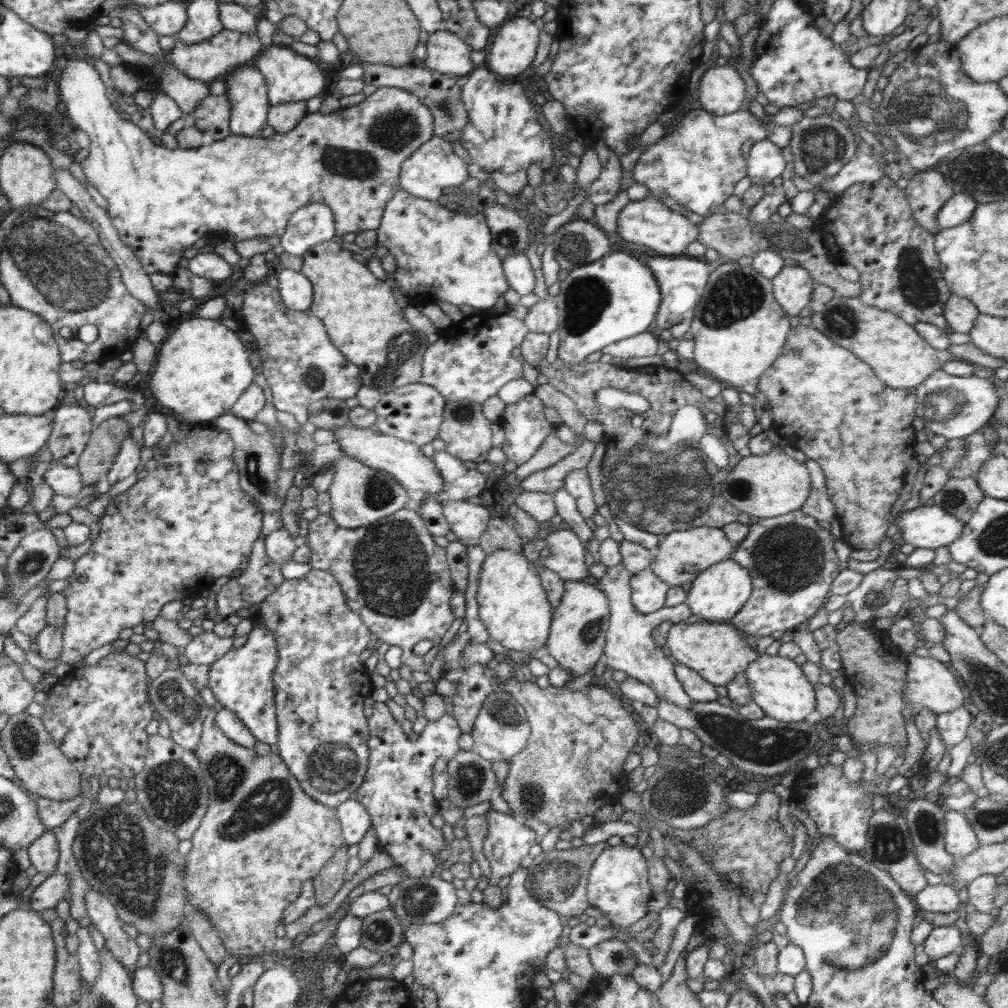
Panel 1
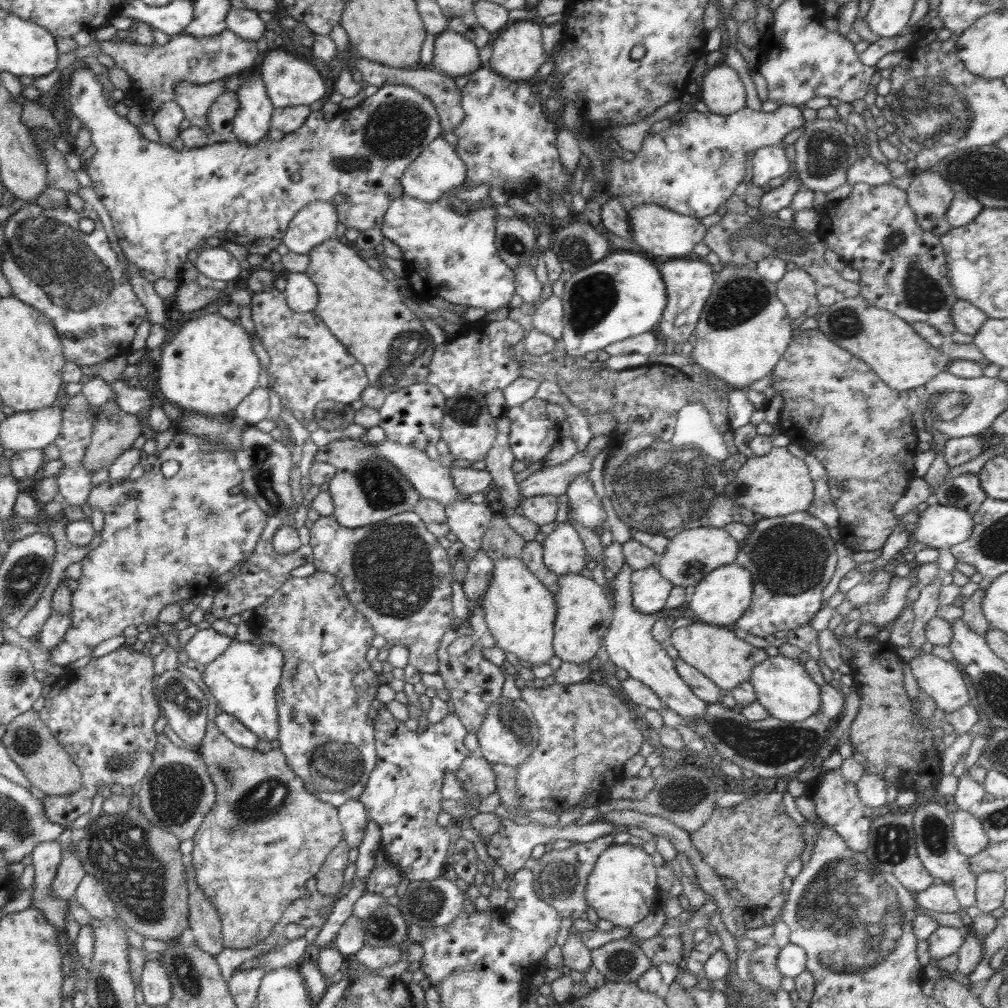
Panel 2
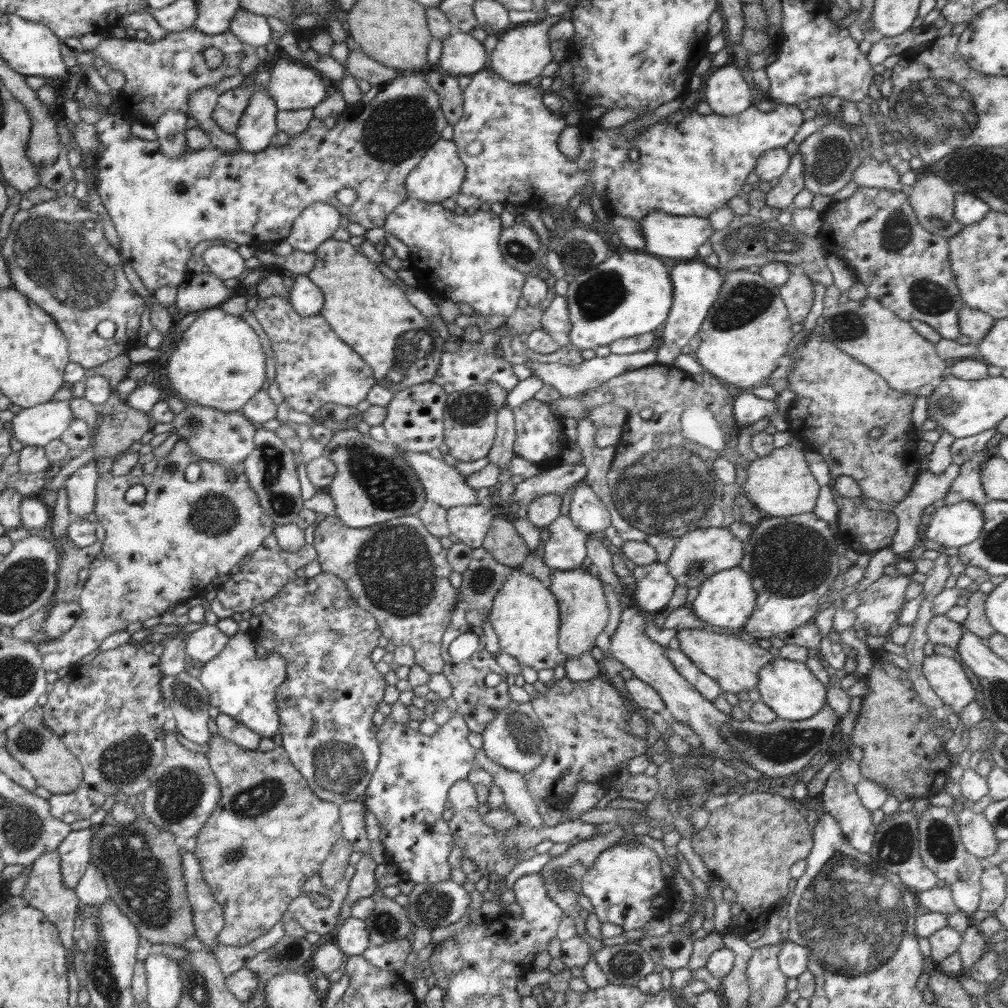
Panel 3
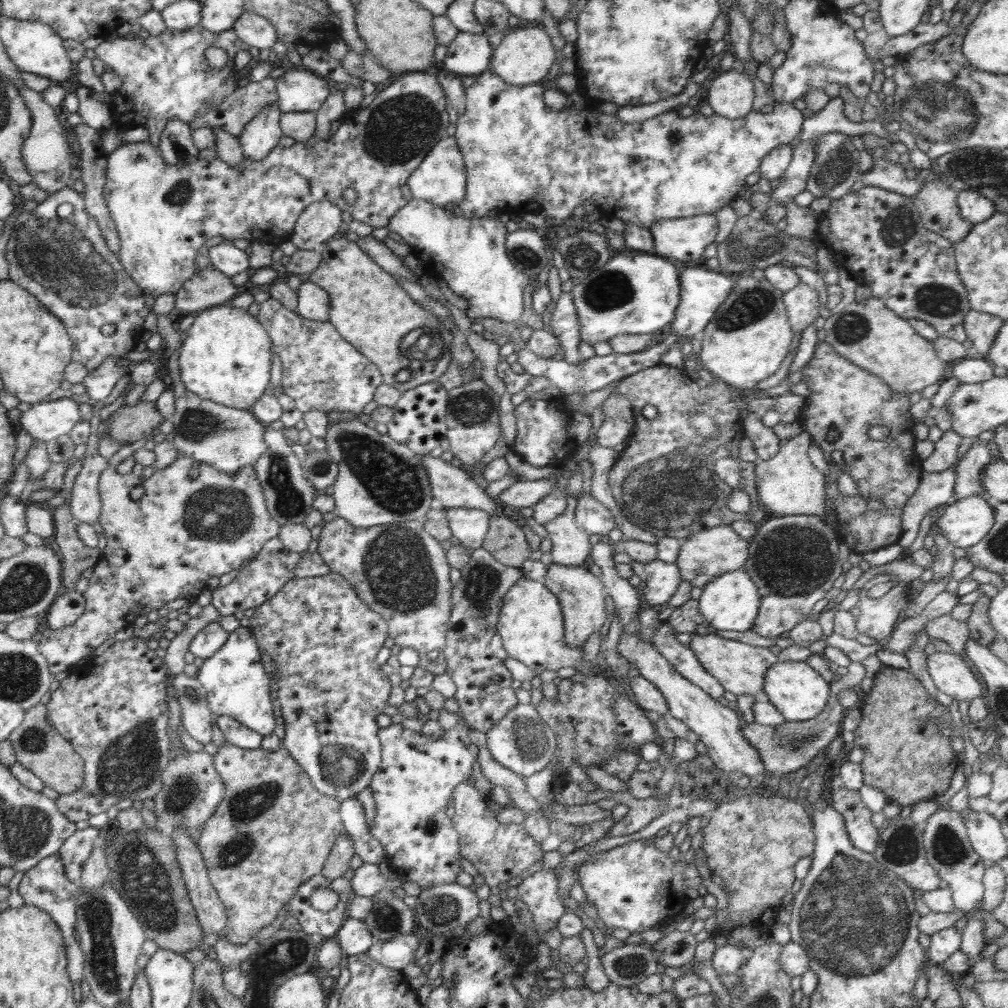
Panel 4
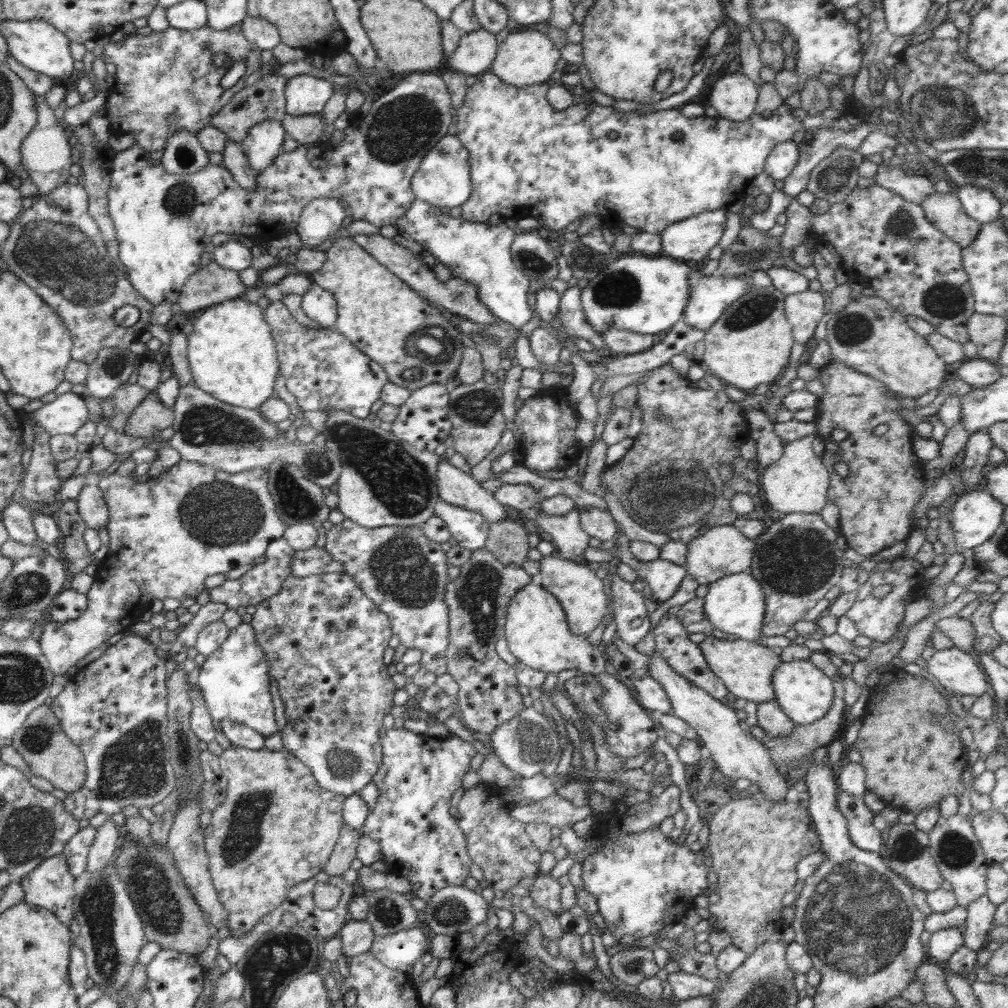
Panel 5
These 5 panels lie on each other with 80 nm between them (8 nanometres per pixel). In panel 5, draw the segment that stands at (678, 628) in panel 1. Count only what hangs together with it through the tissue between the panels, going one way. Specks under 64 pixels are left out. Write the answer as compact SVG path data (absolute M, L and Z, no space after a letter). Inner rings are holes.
M708 635L697 645L706 657L710 671L722 680L728 693L730 692L738 698L744 698L744 700L756 702L756 704L776 700L774 687L772 687L772 676L774 676L774 670L782 664L782 660L770 647L733 637L720 640L714 635Z

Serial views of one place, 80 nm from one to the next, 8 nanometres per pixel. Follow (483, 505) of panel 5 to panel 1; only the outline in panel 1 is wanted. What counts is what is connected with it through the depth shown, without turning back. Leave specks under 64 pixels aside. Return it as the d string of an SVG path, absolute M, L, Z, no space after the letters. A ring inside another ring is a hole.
M344 425L333 427L331 431L335 434L335 441L342 447L346 455L358 459L377 471L391 474L404 488L420 490L426 495L435 495L443 489L443 478L434 464L433 458L428 458L419 446L400 440L395 436L373 431L371 428L360 428L356 425Z

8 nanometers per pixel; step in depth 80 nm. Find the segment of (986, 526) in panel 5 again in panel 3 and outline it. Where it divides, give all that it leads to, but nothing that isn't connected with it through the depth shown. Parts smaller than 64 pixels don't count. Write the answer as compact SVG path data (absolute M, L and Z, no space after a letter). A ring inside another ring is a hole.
M967 500L935 509L921 535L923 539L936 542L939 547L958 548L976 540L983 524L981 507L973 500Z

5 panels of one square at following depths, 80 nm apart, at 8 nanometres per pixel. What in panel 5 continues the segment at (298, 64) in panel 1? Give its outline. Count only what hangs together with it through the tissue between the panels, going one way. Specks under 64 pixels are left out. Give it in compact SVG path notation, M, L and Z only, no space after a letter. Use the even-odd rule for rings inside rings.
M300 74L286 83L285 111L288 115L302 116L321 113L337 87L324 78Z

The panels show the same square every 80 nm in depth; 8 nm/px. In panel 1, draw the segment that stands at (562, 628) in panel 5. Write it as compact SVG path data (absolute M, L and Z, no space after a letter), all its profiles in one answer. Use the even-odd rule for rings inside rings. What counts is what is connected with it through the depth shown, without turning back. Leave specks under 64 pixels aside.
M502 549L485 556L476 598L478 616L489 636L505 649L522 652L529 661L535 658L538 650L546 648L554 608L542 588L538 571L521 552Z

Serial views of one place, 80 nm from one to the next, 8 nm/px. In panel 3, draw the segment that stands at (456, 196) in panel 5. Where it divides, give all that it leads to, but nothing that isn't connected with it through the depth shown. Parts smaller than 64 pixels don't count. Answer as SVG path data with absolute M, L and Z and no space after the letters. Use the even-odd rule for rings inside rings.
M442 138L426 151L416 168L408 173L405 186L409 198L431 204L442 204L446 199L460 194L464 178L465 164L457 153L457 146L453 140Z

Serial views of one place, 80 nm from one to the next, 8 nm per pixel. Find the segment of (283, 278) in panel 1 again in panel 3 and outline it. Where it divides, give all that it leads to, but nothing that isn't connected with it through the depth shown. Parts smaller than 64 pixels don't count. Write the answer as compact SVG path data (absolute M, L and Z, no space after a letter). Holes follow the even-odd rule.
M297 275L289 292L289 301L300 316L320 316L324 295L307 275Z

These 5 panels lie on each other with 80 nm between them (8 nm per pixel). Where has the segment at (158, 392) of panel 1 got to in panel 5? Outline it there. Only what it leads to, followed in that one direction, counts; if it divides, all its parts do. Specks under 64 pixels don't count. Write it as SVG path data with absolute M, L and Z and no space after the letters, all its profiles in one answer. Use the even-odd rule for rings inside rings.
M236 297L207 307L193 323L193 330L187 336L187 364L200 390L226 404L252 409L276 396L274 380L279 360L263 309Z

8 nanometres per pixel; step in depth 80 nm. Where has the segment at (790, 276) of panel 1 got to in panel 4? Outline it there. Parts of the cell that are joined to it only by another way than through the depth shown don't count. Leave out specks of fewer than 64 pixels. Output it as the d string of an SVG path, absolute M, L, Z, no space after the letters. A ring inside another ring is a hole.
M802 281L783 294L783 304L793 332L804 331L825 312L820 310L816 289Z

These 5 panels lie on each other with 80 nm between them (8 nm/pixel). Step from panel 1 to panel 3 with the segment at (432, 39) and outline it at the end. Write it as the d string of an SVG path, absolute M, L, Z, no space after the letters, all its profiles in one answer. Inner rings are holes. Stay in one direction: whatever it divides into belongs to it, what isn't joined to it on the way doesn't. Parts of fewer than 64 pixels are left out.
M457 30L442 40L442 54L437 68L453 76L471 76L487 68L488 60L482 42Z

